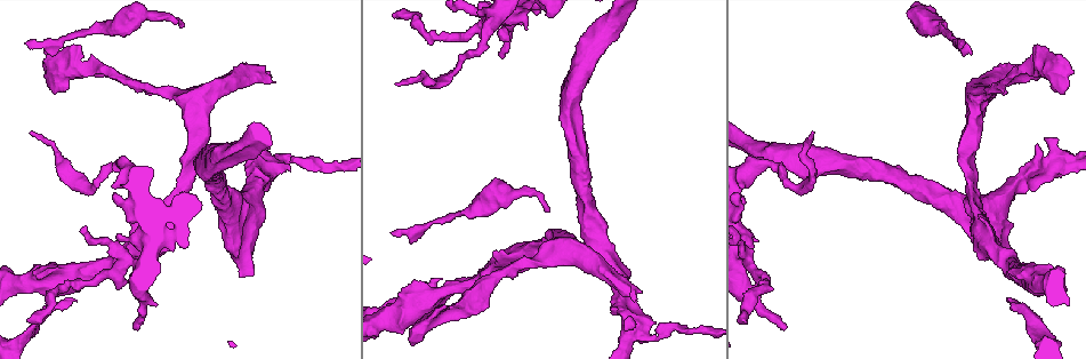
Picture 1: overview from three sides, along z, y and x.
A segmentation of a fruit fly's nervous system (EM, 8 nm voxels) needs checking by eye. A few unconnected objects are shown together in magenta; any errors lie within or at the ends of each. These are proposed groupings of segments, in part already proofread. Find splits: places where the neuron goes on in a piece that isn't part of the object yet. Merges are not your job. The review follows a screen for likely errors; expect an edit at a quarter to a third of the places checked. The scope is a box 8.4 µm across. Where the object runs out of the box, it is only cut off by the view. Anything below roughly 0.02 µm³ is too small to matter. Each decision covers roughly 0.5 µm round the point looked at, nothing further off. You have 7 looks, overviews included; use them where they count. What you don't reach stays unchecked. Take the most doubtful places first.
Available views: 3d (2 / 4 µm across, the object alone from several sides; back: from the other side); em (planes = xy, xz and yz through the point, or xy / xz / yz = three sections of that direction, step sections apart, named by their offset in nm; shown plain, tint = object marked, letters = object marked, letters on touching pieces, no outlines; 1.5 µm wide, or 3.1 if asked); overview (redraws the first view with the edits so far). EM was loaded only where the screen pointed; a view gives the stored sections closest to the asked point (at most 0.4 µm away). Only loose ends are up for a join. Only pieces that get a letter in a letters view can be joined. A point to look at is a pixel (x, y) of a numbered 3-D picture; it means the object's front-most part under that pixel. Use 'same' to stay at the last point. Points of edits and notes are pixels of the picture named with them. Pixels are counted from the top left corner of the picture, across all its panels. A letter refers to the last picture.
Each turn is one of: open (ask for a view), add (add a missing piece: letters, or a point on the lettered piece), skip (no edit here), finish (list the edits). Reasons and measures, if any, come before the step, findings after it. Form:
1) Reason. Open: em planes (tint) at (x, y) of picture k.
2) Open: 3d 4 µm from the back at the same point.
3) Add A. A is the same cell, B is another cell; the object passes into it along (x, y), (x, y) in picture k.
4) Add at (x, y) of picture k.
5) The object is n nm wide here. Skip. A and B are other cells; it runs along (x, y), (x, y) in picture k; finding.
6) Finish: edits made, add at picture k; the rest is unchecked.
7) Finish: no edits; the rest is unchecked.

Open: 3d 4 µm at (251, 275) of picture 1.

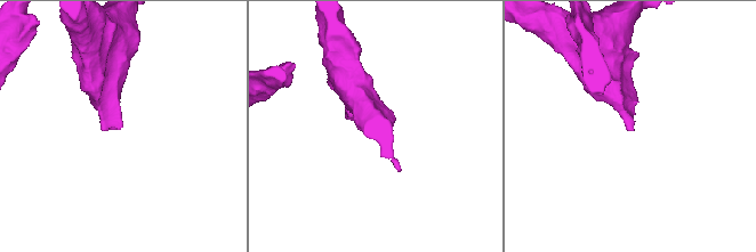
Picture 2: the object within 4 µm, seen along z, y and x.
Shape alone is not enough. Open: em yz step 8 (tint) at (632, 129) of picture 2.

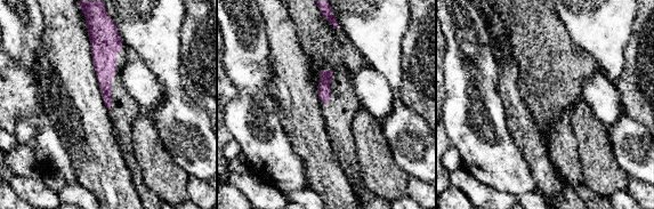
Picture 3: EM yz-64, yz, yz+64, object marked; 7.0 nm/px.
See the neighbours. Open: em yz step 8 (letters) at the same point.

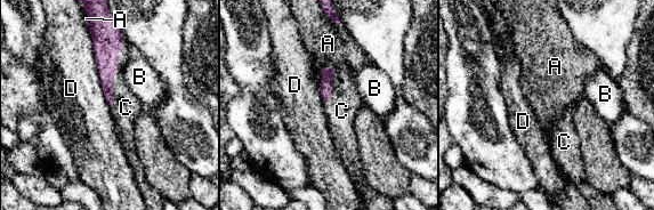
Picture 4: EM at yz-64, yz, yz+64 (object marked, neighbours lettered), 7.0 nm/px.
The longest contact is with D, 550 nm. Add C. C is the same cell, A, B and D are other cells; it goes on there.

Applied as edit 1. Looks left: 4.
Branch stops here. Open: 3d 2 µm at (635, 300) of picture 1.

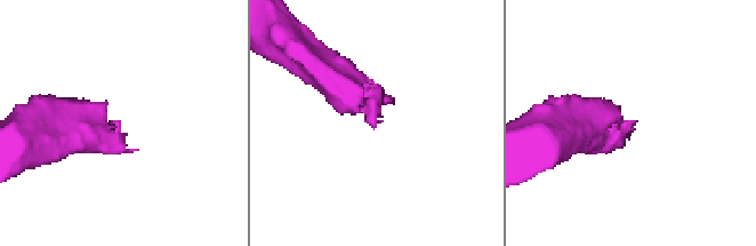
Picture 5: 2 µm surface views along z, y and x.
Open: em yz step 4 (letters) at (371, 126) of picture 5.

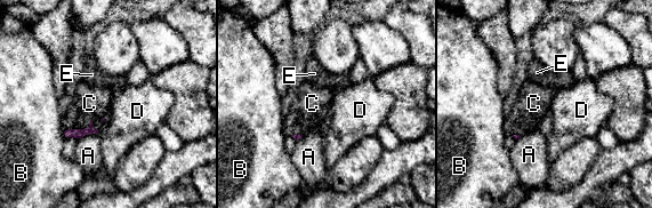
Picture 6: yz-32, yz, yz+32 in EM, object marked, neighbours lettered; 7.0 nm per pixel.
Add C. C is the same cell, A, B, D and E are other cells; the object passes into it along (77, 134), (81, 129), (89, 103) in picture 6; the neuron continues.

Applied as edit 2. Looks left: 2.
See it whole again. Open: overview.

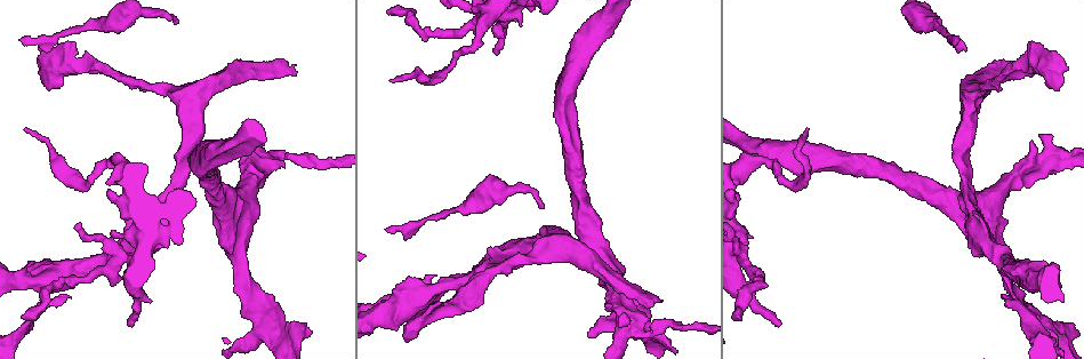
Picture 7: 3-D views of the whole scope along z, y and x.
Free end. Open: em planes (letters) at (540, 205) of picture 7.

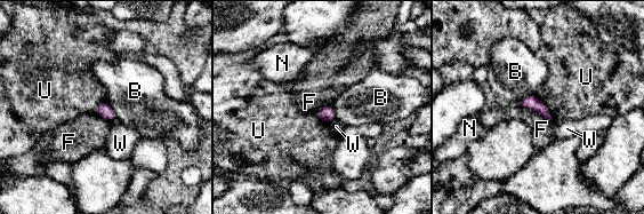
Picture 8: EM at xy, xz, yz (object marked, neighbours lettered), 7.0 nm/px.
Skip. B, F, N, U and W are other cells; a border runs along (522, 106), (539, 112), (550, 123) in picture 8; no lettered piece goes on from it.

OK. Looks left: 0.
Finish: edits made, add at picture 4, add at picture 6; the rest is unchecked.

